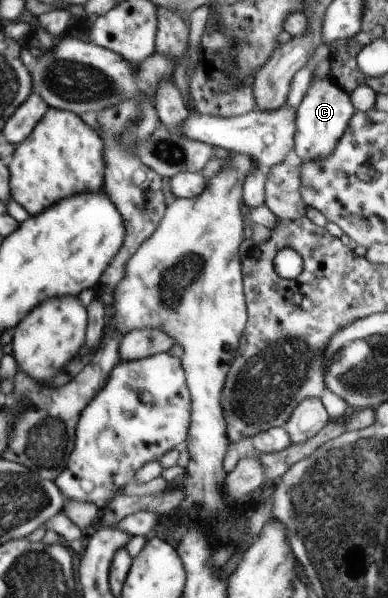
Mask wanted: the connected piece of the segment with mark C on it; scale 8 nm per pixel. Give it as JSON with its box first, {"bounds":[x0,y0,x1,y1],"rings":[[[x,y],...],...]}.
{"bounds":[294,76,355,163],"rings":[[[313,76],[302,102],[296,109],[297,134],[294,135],[294,152],[300,157],[302,163],[330,156],[355,111],[349,93],[341,89],[331,77]]]}

